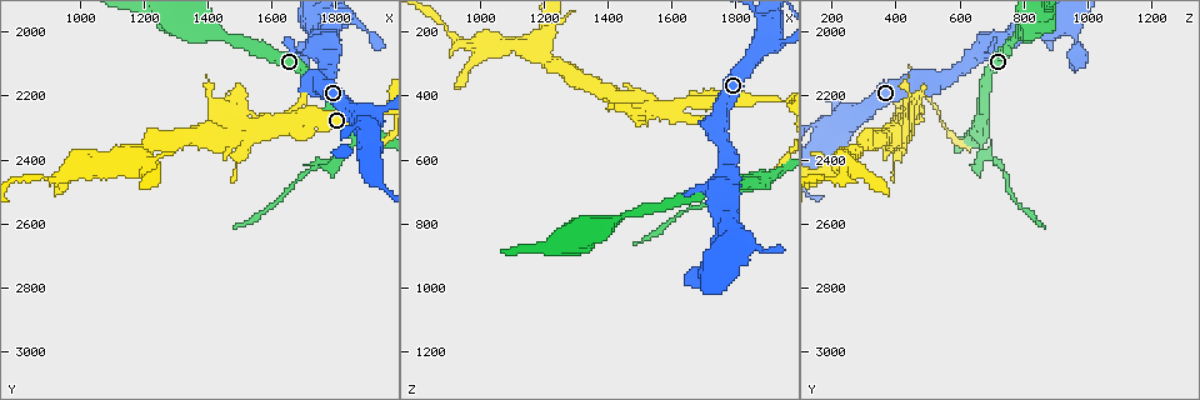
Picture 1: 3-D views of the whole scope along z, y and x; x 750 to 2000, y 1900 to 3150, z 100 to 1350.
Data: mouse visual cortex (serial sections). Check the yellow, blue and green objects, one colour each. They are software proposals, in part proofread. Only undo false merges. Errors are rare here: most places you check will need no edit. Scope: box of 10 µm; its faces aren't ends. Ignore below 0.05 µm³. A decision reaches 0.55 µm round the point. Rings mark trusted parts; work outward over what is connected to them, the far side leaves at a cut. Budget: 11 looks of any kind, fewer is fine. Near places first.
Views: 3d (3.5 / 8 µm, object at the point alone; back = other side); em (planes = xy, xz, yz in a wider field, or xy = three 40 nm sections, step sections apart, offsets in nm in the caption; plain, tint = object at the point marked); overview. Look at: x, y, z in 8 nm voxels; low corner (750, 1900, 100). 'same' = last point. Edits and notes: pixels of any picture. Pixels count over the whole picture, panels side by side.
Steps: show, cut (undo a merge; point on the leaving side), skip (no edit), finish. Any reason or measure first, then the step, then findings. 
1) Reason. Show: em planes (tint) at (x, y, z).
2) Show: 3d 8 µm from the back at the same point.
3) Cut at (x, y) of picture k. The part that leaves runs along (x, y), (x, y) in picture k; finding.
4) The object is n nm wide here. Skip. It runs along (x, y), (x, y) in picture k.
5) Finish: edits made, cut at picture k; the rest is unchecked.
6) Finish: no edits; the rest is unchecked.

Abrupt turn. Show: 3d 3.5 µm from the back at (1870, 2320, 670).

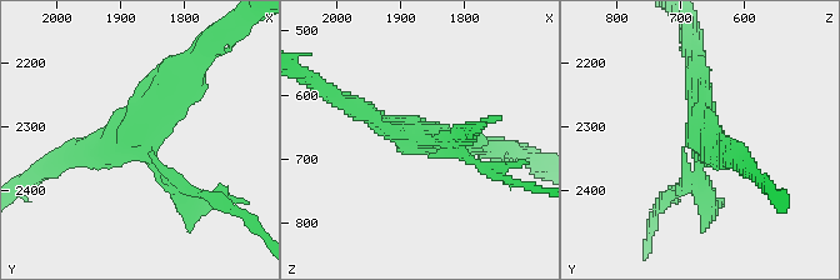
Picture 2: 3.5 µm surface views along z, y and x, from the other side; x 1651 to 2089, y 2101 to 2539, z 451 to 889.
3 arms meet here; the arms are 200, 250, 250 nm wide. Show: em xy step 3 (tint) at (1870, 2310, 670).

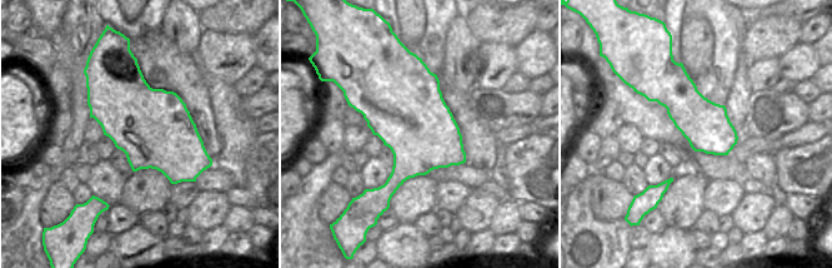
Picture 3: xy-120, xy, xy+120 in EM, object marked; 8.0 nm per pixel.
Skip. It runs along (695, 65), (701, 153), (679, 191) in picture 2; continuous, no second cell.

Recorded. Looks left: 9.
A fork. Show: 3d 8 µm at (1760, 2060, 690).

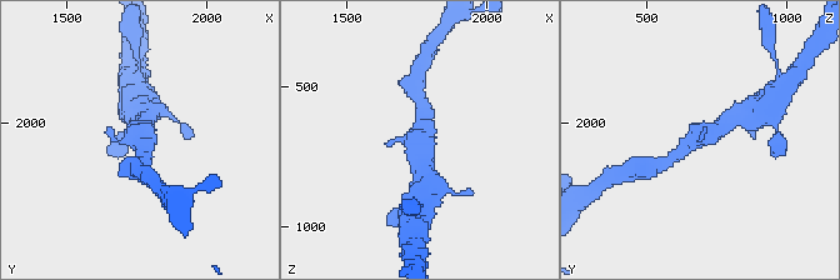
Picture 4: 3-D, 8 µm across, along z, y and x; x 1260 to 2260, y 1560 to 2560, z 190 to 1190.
Zoom in. Show: 3d 3.5 µm from the back at the same point.

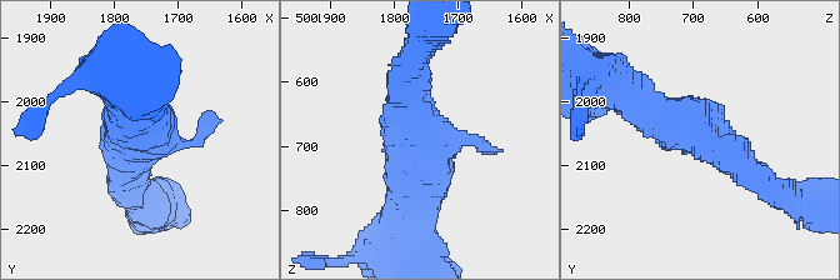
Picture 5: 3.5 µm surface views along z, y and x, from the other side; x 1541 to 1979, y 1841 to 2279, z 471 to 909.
Show: em xy step 3 (tint) at (1760, 2055, 685).

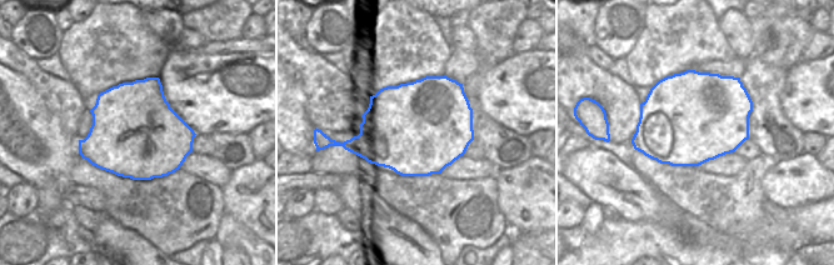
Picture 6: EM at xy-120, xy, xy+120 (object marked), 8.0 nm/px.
Skip. Continuous, no second cell.

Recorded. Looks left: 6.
Calibre changes. Show: 3d 3.5 µm at (1530, 2310, 430).

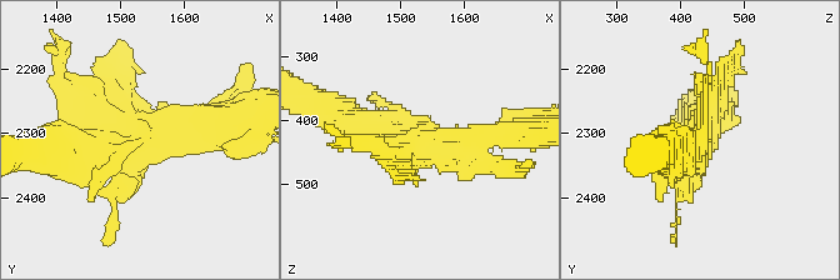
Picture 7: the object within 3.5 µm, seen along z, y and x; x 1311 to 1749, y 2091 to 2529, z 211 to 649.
Show: em planes (tint) at (1525, 2310, 430).

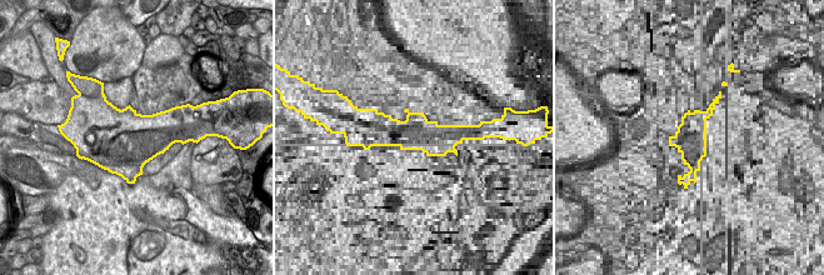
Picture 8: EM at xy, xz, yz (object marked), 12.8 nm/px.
The object is 850 nm wide here. Skip. It runs along (218, 121), (119, 151), (61, 151) in picture 7; continuous, no second cell.

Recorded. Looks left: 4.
Arms part here. Show: 3d 3.5 µm at (980, 2440, 240).

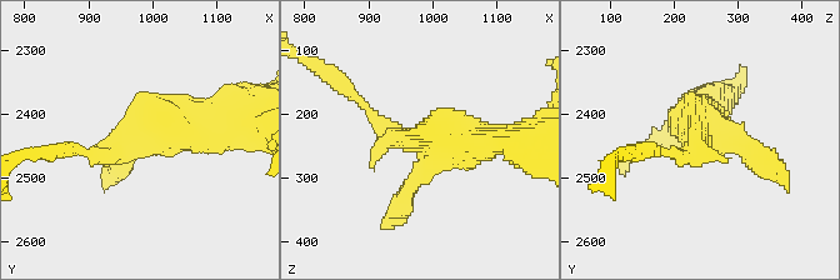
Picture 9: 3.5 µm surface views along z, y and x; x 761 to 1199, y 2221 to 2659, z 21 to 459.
Shape alone is not enough. Show: em xy step 3 (tint) at (985, 2440, 240).

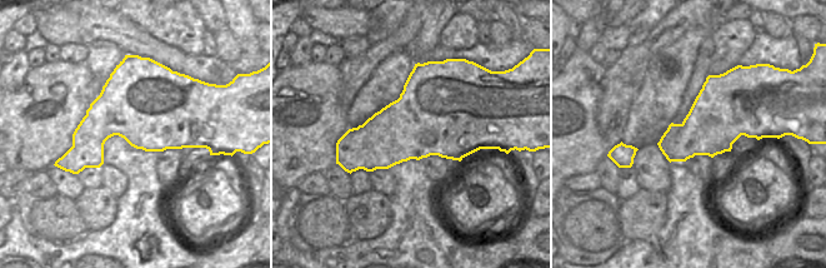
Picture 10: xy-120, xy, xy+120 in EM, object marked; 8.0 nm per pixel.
Skip. It runs along (248, 119), (163, 123), (94, 156) in picture 9; one cell here.

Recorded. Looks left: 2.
Finish: no edits; the rest is unchecked.

